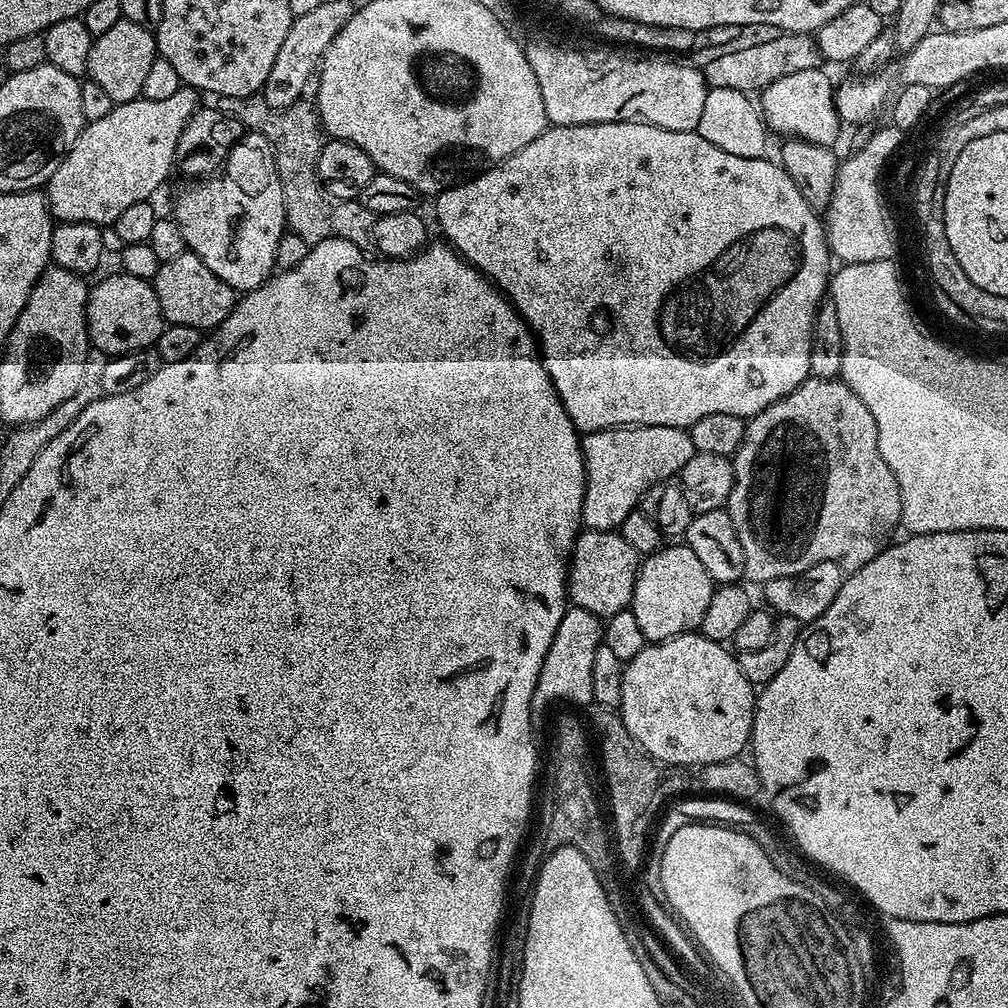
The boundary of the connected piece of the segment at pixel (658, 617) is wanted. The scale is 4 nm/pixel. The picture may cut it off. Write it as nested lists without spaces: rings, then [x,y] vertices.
[[[672,542],[669,546],[661,546],[651,556],[643,557],[637,582],[634,586],[630,611],[638,618],[638,627],[642,629],[645,641],[669,640],[681,636],[684,632],[695,632],[702,622],[702,614],[706,614],[706,606],[710,606],[710,598],[714,591],[714,581],[706,574],[706,566],[694,555],[683,542]]]

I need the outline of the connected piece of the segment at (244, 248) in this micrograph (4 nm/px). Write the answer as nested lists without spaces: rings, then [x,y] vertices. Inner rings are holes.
[[[245,131],[240,141],[232,147],[227,163],[232,164],[236,171],[236,180],[221,174],[193,179],[189,188],[175,193],[174,219],[178,230],[182,230],[185,249],[202,258],[206,267],[214,270],[214,274],[218,274],[218,278],[222,278],[222,282],[226,282],[226,286],[230,286],[233,292],[243,294],[261,288],[276,268],[278,242],[286,231],[282,182],[278,182],[278,170],[270,142],[262,138],[262,134]]]

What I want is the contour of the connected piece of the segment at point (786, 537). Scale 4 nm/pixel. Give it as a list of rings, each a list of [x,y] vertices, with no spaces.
[[[809,375],[790,394],[786,394],[778,402],[766,406],[757,416],[751,417],[744,425],[744,441],[738,446],[735,456],[731,457],[734,470],[734,486],[730,490],[727,502],[728,513],[734,522],[734,530],[738,534],[738,542],[742,542],[744,555],[744,575],[750,581],[763,582],[793,576],[818,562],[834,562],[845,573],[851,574],[858,571],[866,562],[870,562],[889,544],[893,543],[897,535],[896,528],[901,527],[900,515],[902,514],[902,498],[898,490],[898,482],[894,474],[890,474],[890,466],[886,466],[886,458],[878,450],[878,426],[874,426],[874,414],[866,410],[866,402],[844,384],[843,379],[827,380]]]

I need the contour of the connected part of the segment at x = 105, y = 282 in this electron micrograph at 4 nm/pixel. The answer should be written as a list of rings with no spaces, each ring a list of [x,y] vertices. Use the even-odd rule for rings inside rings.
[[[122,271],[117,272],[114,276],[97,279],[95,282],[97,284],[91,285],[88,293],[88,305],[84,311],[84,321],[88,323],[89,345],[95,351],[103,352],[105,357],[108,358],[118,356],[122,352],[151,349],[166,326],[164,315],[158,306],[155,287],[149,281],[134,278]]]

